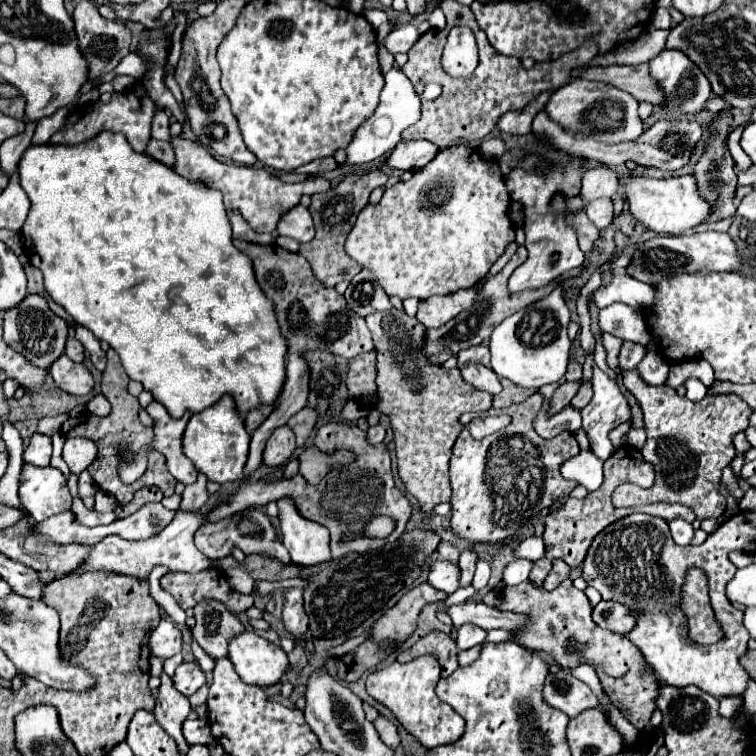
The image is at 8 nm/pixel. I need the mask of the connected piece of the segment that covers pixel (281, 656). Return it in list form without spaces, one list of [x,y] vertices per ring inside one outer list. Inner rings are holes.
[[[245,631],[229,643],[229,659],[247,685],[259,687],[279,683],[289,667],[287,653],[253,631]]]

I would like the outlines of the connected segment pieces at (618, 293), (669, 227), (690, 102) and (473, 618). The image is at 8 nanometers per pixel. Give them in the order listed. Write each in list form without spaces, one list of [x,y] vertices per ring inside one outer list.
[[[615,273],[611,283],[597,289],[593,295],[593,303],[603,309],[611,303],[627,303],[635,309],[645,309],[653,301],[653,289],[647,283],[637,281],[625,273]]]
[[[693,175],[671,177],[671,179],[627,177],[623,183],[627,187],[627,203],[631,207],[631,215],[655,233],[685,235],[693,227],[705,223],[711,215],[711,205],[701,197]]]
[[[663,49],[657,57],[651,59],[649,67],[657,83],[665,87],[665,95],[669,95],[669,103],[665,105],[665,111],[669,115],[695,115],[703,109],[703,103],[711,95],[711,87],[709,87],[707,77],[701,73],[701,69],[693,61],[689,61],[685,53],[675,51],[675,49]]]
[[[465,601],[459,605],[451,605],[451,607],[441,607],[453,621],[455,627],[463,625],[463,623],[471,623],[477,625],[485,631],[489,629],[507,629],[513,631],[515,627],[521,627],[525,623],[523,615],[517,613],[509,613],[509,611],[499,611],[495,607],[489,607],[485,603],[479,601]]]

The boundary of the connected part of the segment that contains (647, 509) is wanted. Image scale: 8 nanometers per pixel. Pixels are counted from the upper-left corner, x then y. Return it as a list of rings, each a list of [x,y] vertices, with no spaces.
[[[655,503],[655,505],[645,505],[639,509],[639,513],[647,513],[647,515],[653,515],[653,517],[661,517],[661,519],[667,519],[667,521],[673,521],[677,517],[693,523],[695,515],[689,507],[685,505],[671,505],[671,503]]]

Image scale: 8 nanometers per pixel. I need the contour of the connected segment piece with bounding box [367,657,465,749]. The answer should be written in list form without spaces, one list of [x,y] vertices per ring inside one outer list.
[[[417,657],[409,663],[391,663],[389,667],[383,667],[383,669],[377,669],[373,671],[369,677],[367,677],[367,693],[381,705],[385,705],[393,717],[427,749],[433,749],[437,745],[447,745],[447,743],[453,743],[457,741],[461,735],[463,735],[463,729],[465,729],[465,721],[461,715],[457,715],[449,705],[445,705],[443,701],[437,699],[435,695],[435,685],[439,681],[439,673],[441,673],[441,667],[437,663],[437,659],[433,657]]]

